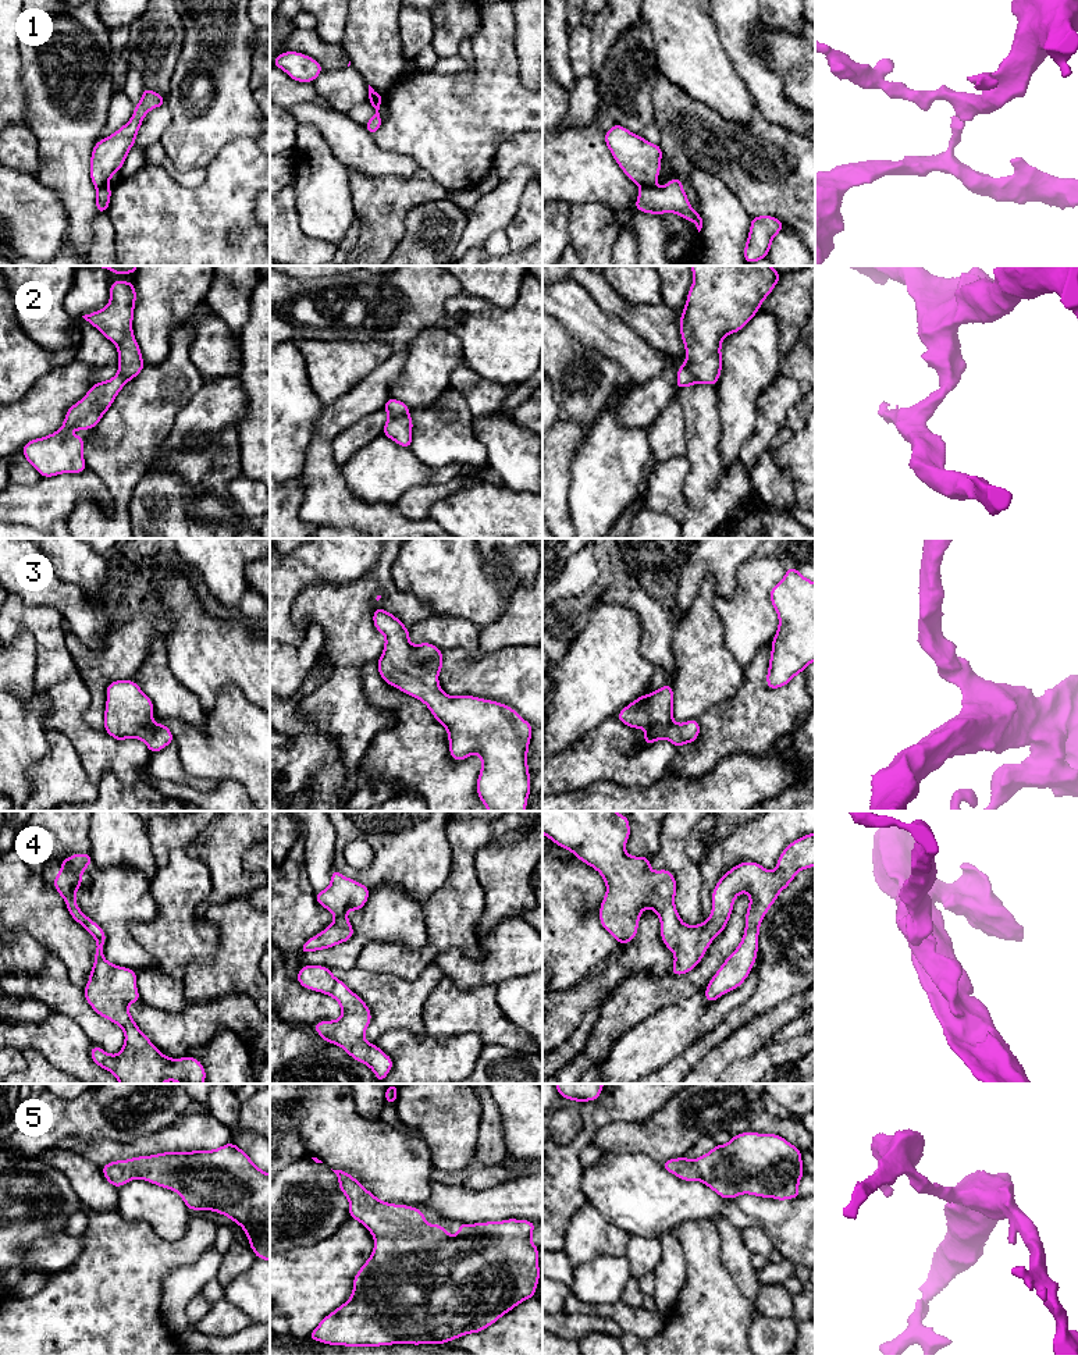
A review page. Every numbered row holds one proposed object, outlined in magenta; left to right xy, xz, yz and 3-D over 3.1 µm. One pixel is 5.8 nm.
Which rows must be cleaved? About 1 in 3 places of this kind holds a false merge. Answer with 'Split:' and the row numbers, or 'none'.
Split: 1, 2

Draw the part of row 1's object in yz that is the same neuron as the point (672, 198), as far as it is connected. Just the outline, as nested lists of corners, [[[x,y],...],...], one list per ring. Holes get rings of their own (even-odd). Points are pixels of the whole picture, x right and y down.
[[[675,177],[665,186],[657,185],[640,188],[634,207],[650,214],[673,213],[695,224],[698,232],[702,228],[700,211],[691,209],[682,179]]]

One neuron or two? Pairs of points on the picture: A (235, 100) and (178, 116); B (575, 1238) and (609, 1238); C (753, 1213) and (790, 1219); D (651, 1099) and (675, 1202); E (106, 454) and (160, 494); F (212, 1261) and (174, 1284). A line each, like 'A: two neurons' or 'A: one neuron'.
A: one neuron
B: one neuron
C: one neuron
D: two neurons
E: two neurons
F: one neuron

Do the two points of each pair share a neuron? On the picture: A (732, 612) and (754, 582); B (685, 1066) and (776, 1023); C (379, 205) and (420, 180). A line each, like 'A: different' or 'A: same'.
A: same
B: different
C: same

